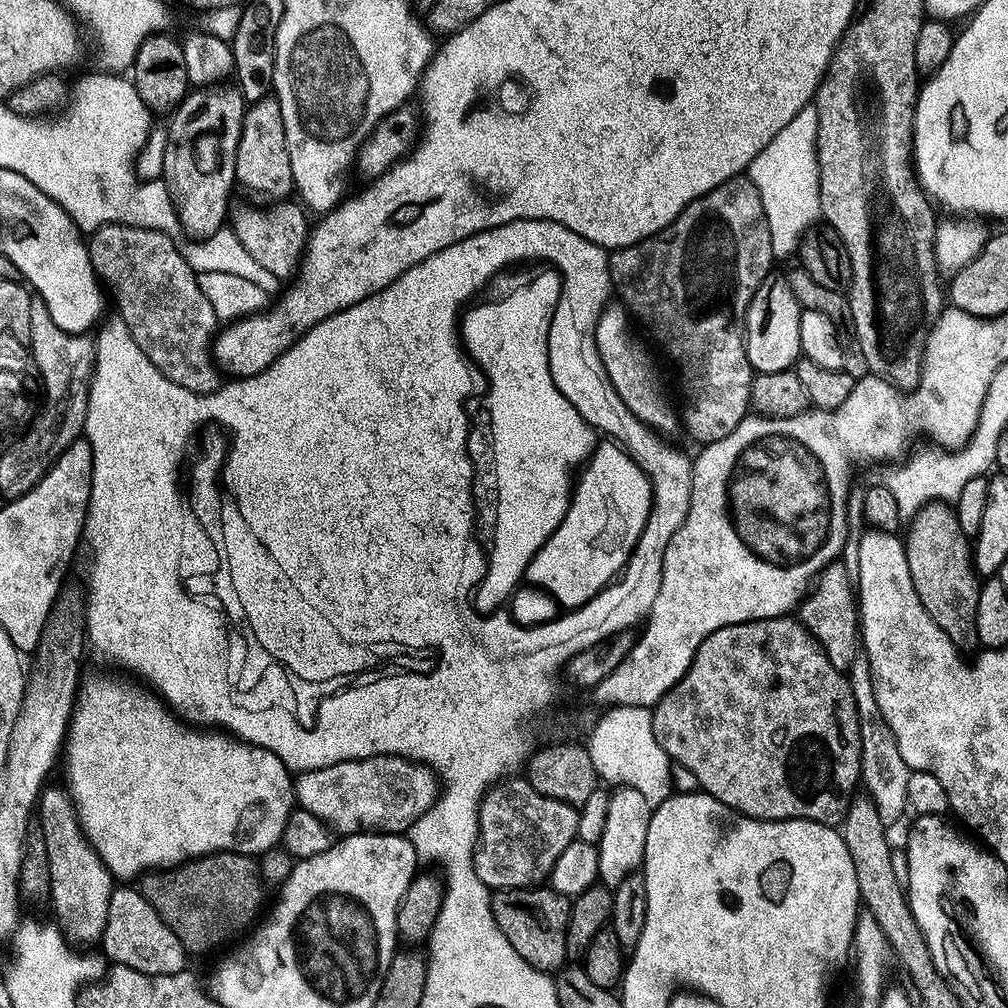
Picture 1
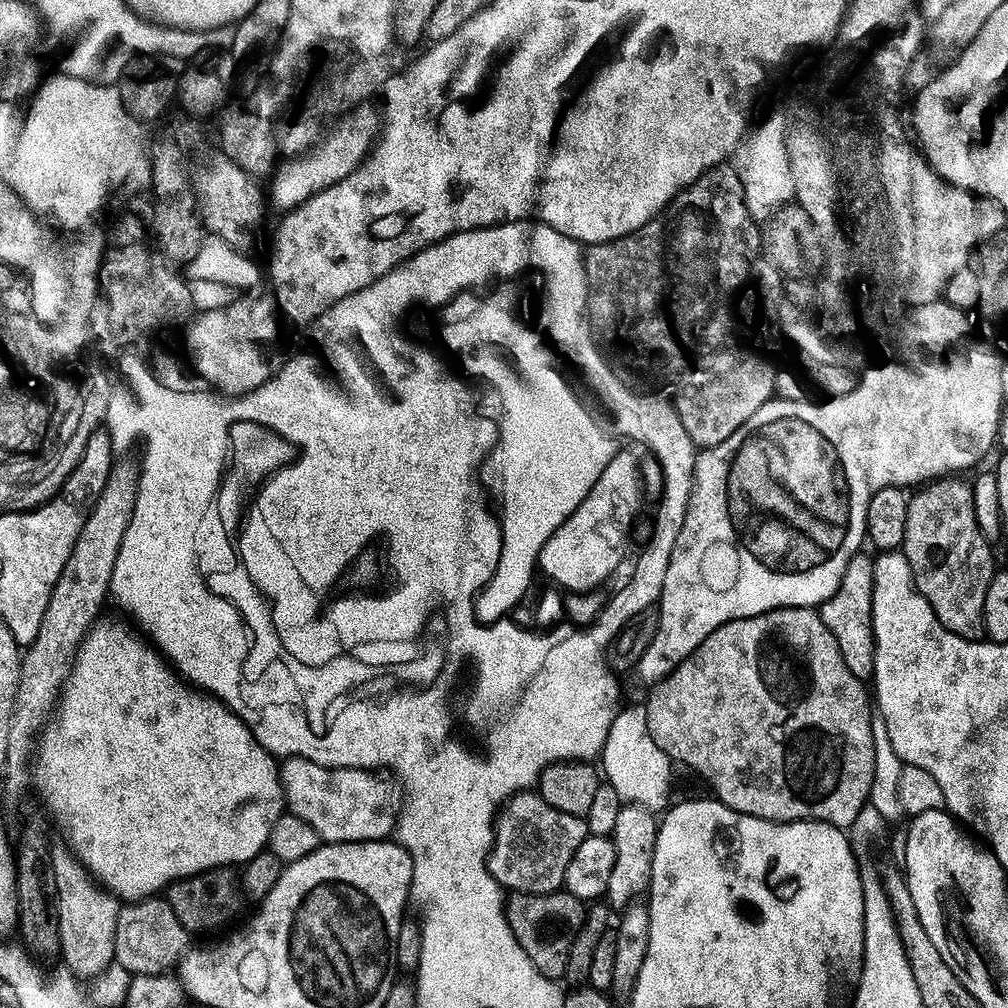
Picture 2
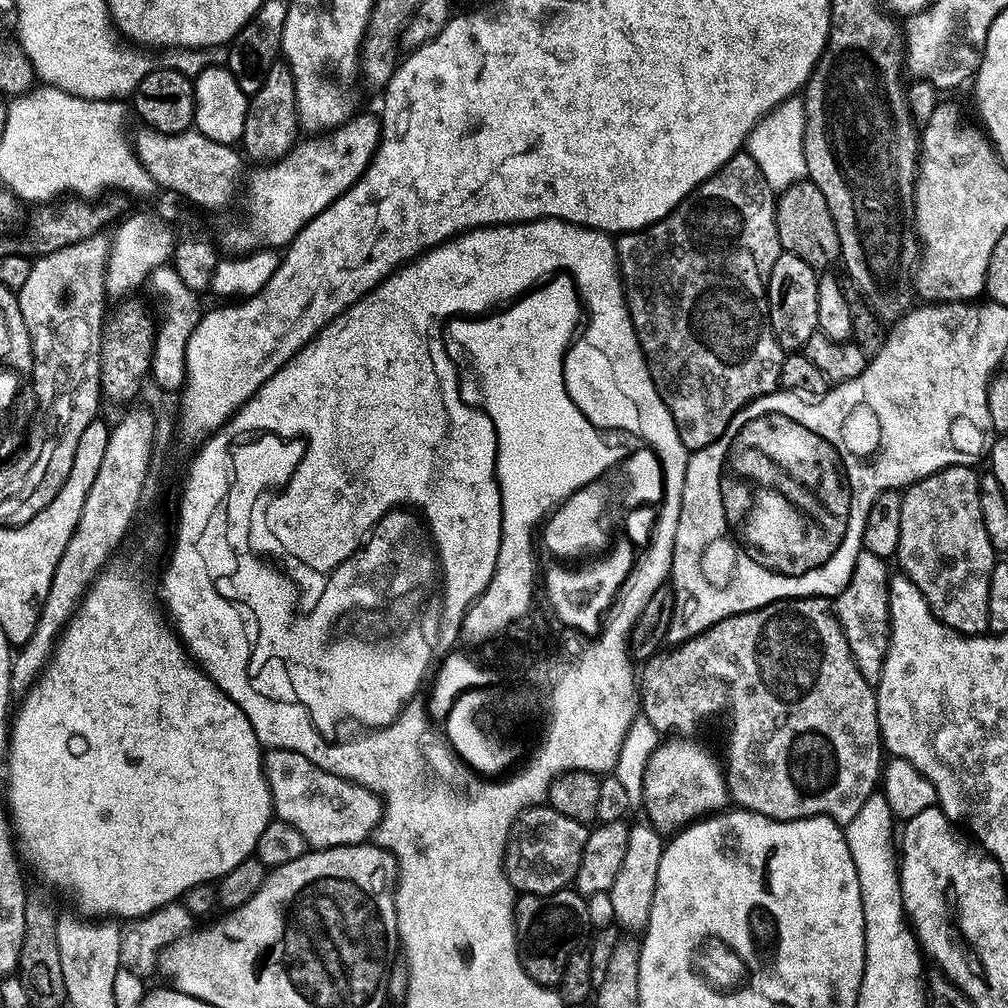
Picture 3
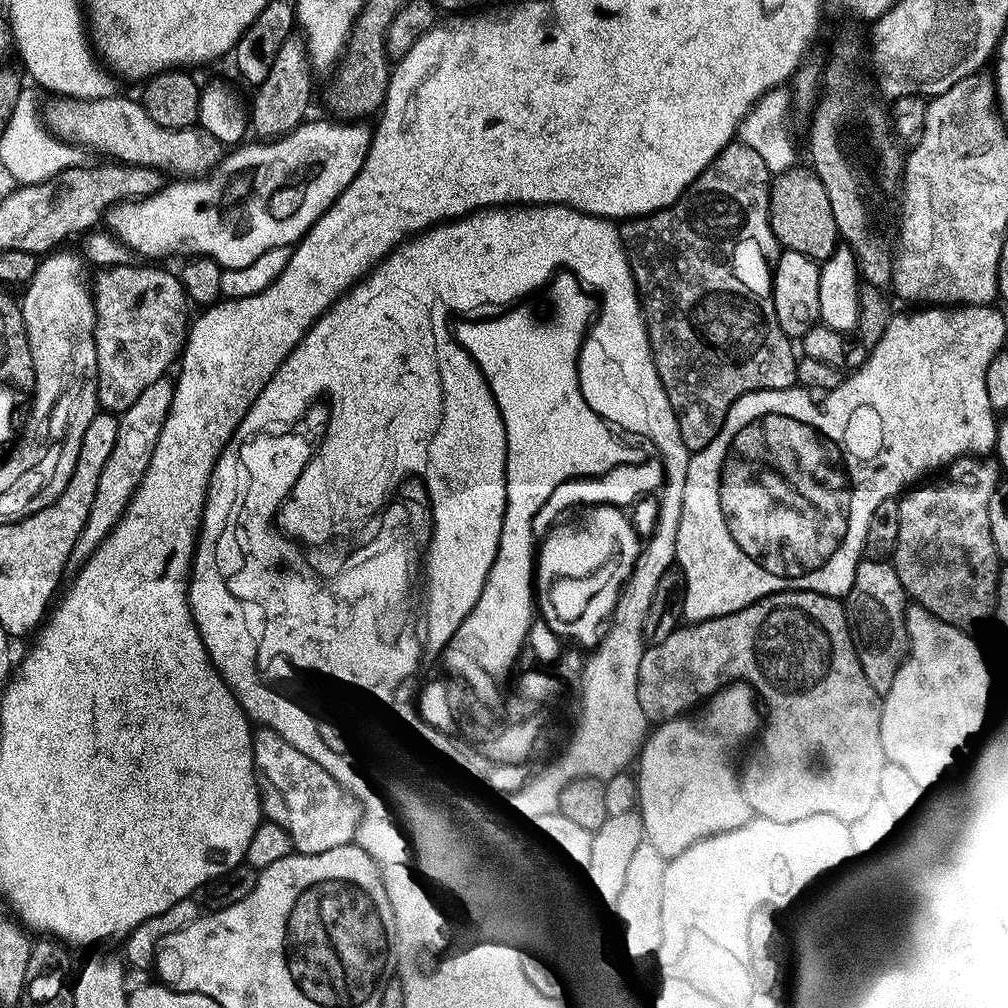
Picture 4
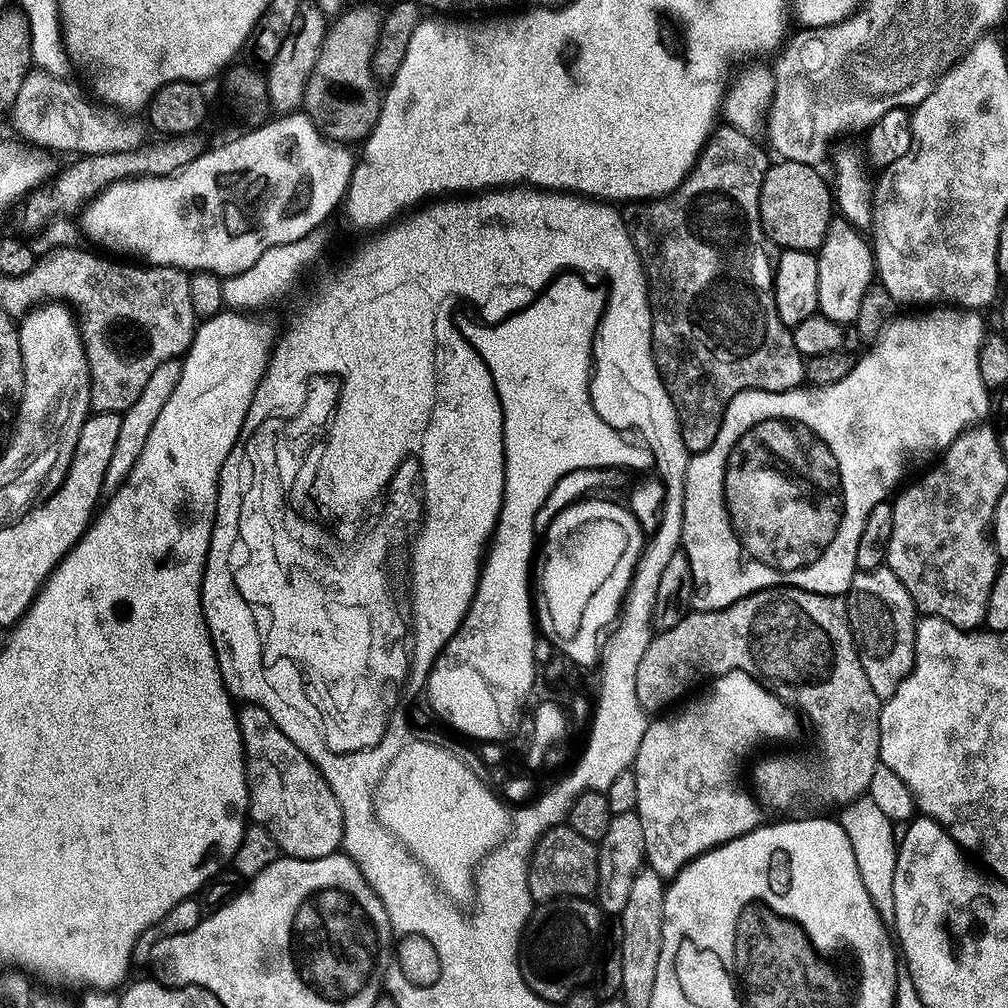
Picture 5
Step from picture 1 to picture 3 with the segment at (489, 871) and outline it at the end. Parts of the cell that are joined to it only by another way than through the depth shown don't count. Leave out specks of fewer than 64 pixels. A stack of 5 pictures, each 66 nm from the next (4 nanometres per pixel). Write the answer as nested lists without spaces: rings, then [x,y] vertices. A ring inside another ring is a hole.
[[[551,806],[529,807],[519,820],[516,840],[507,841],[506,855],[502,860],[513,889],[520,894],[529,892],[532,898],[551,896],[553,892],[567,889],[575,881],[576,871],[580,868],[580,853],[584,848],[580,832],[585,825],[558,814]]]

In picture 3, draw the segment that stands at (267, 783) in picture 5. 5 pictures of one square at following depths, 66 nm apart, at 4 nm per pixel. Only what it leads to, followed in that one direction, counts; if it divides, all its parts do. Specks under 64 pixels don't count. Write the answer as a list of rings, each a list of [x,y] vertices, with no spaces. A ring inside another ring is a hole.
[[[269,748],[263,753],[264,777],[272,795],[272,810],[275,819],[287,820],[304,836],[307,847],[312,850],[321,848],[341,848],[347,844],[363,844],[379,825],[382,819],[382,800],[377,793],[361,788],[359,783],[343,780],[335,771],[327,772],[316,765],[309,756],[298,754],[285,748]]]

